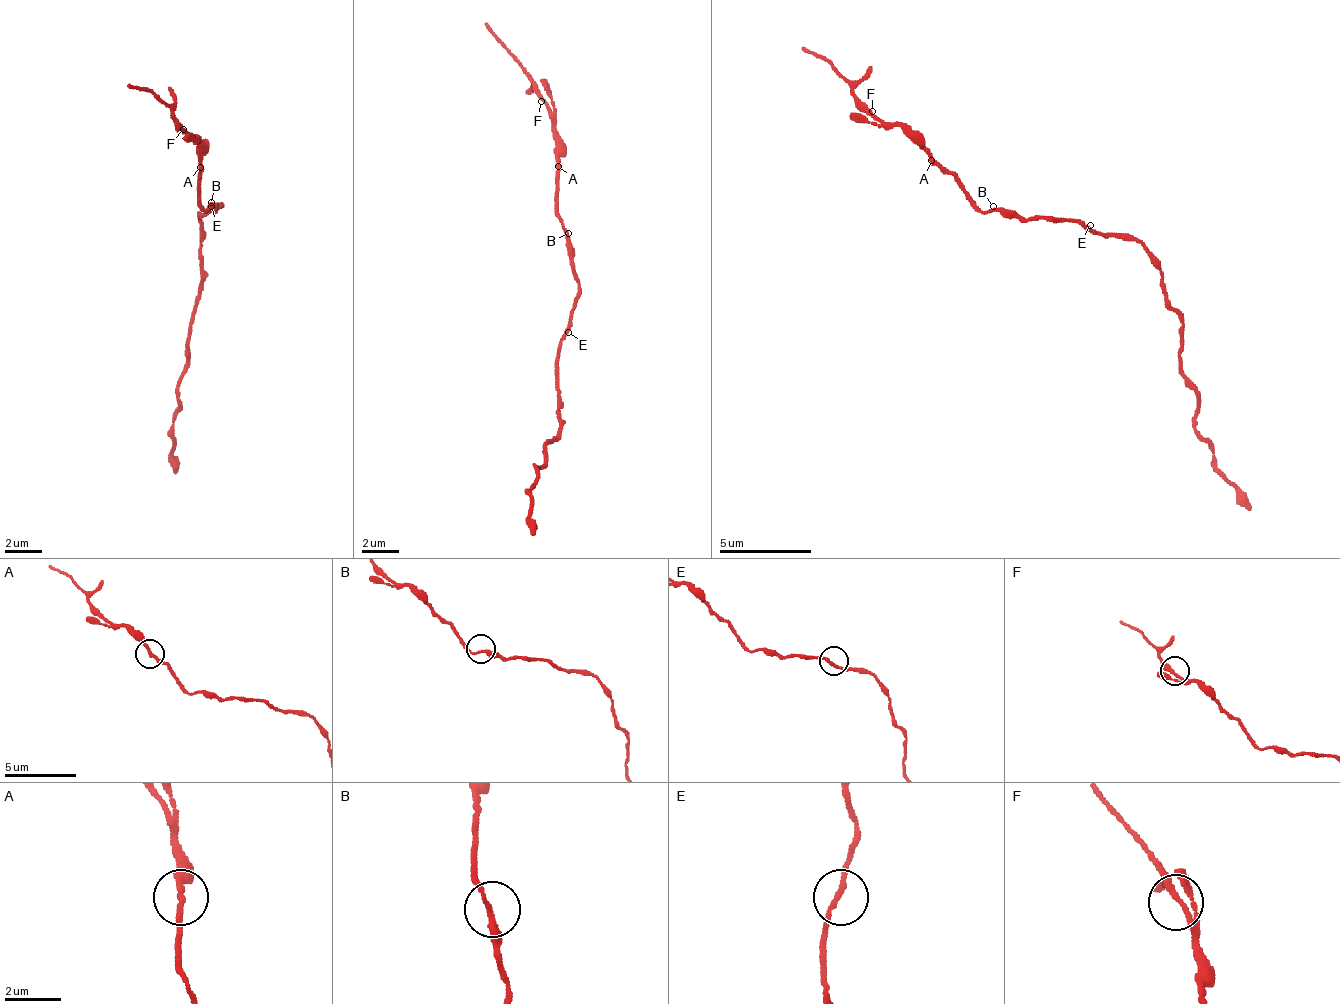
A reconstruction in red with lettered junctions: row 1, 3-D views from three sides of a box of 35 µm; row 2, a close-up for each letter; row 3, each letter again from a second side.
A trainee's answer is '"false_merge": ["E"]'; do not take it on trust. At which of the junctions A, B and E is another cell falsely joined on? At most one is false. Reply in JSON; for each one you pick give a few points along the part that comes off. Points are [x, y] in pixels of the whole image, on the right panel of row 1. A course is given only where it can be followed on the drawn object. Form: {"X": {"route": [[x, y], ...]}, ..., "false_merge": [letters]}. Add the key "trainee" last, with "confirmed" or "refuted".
{"false_merge": [], "trainee": "refuted"}

